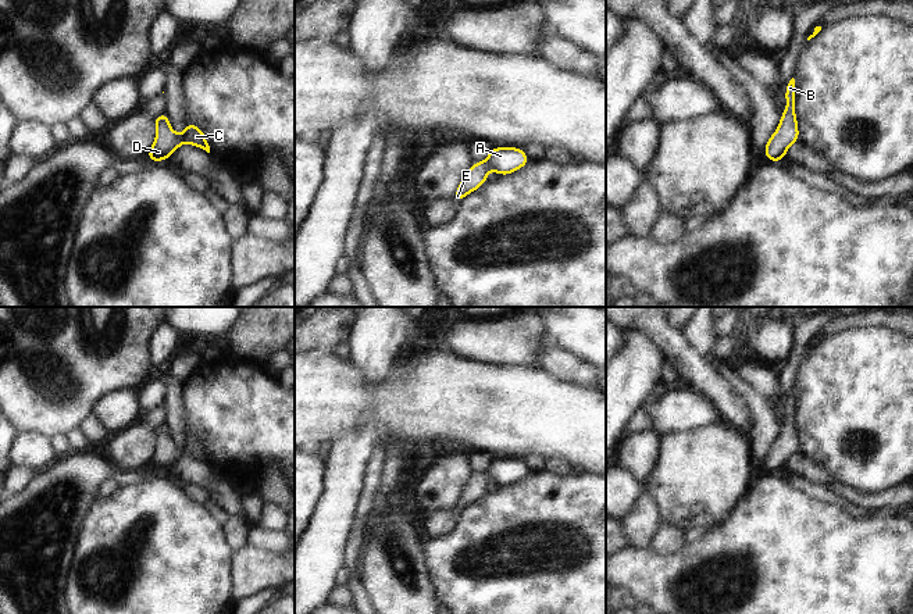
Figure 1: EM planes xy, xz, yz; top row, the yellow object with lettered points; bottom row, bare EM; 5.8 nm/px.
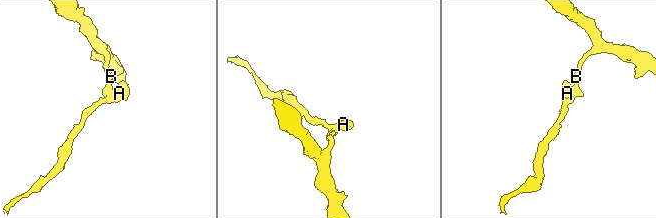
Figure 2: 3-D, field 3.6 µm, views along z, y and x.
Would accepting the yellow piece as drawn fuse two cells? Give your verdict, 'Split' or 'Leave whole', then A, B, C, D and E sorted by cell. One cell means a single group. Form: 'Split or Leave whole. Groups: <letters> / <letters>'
Leave whole. Groups: A B C D E.

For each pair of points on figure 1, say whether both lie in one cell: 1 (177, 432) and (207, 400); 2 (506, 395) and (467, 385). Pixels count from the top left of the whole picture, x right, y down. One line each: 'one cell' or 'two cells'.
1: two cells
2: one cell

